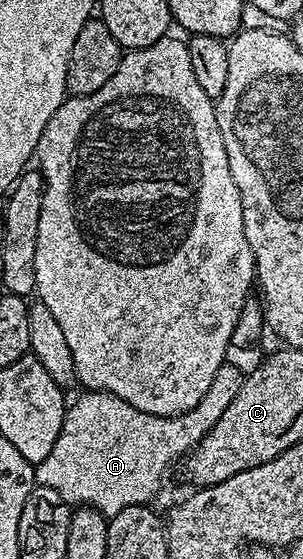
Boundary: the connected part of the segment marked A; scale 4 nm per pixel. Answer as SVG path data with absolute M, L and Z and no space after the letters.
M226 364L214 376L214 384L210 390L192 410L185 414L175 414L173 418L159 418L153 414L140 412L126 400L105 390L94 390L81 393L76 403L69 405L64 411L62 432L58 432L58 440L54 440L54 448L50 448L50 456L46 460L35 463L36 481L41 486L54 488L62 500L66 500L73 507L91 506L92 509L105 516L122 512L122 508L131 506L146 506L153 500L152 497L160 490L164 482L164 473L171 468L172 462L179 463L184 455L197 446L214 424L218 424L218 416L230 408L230 400L240 391L242 370L232 364Z

